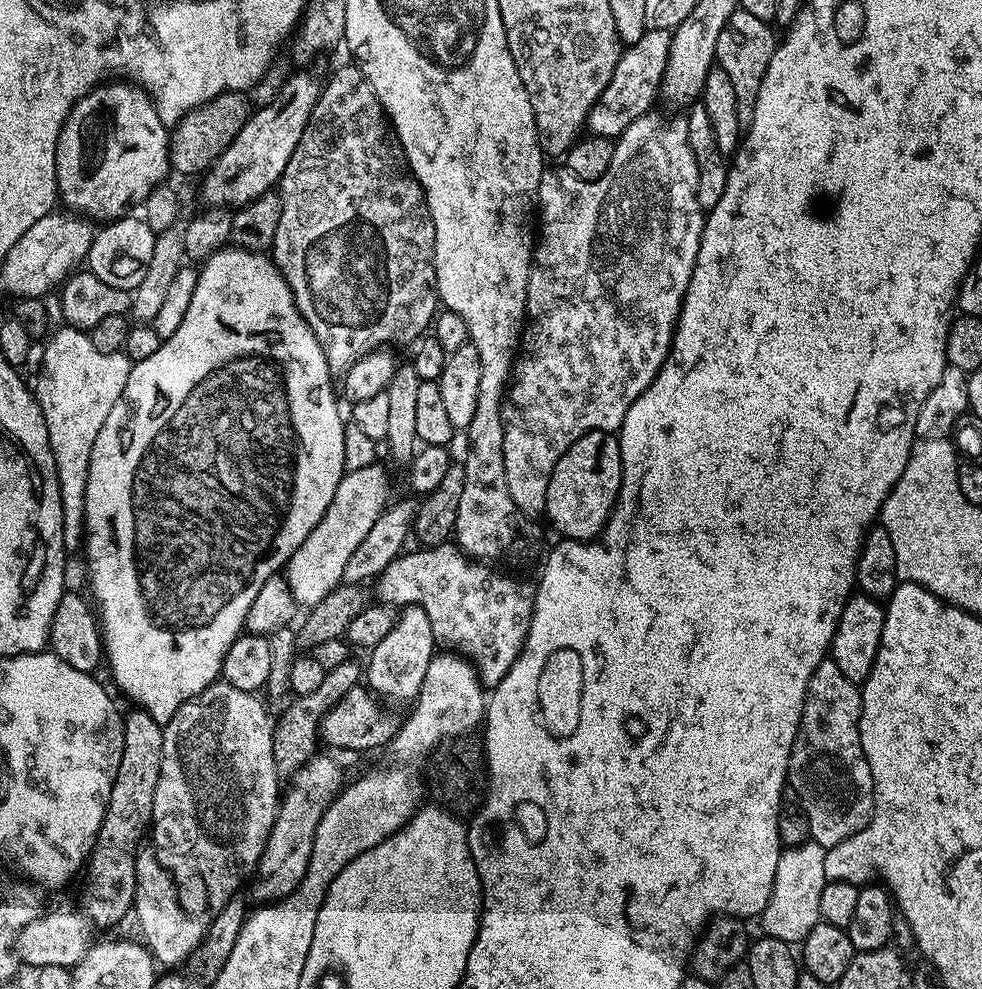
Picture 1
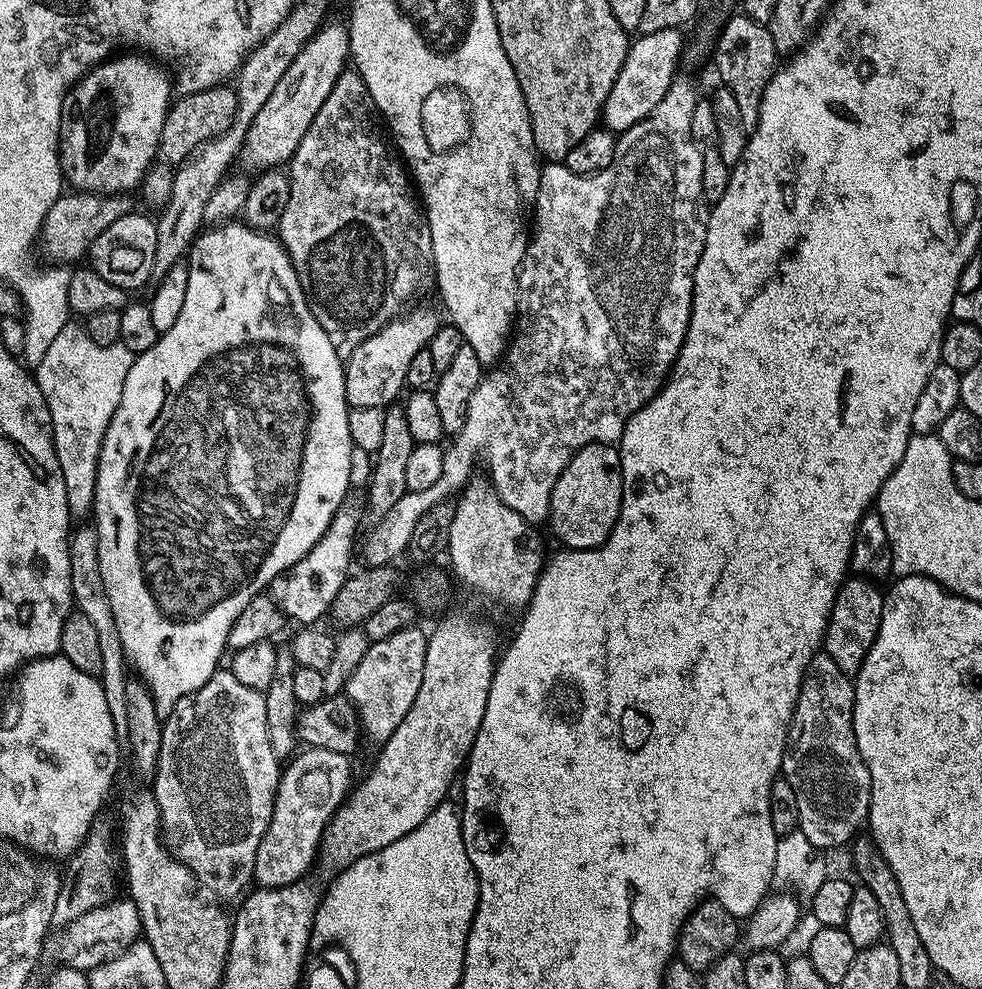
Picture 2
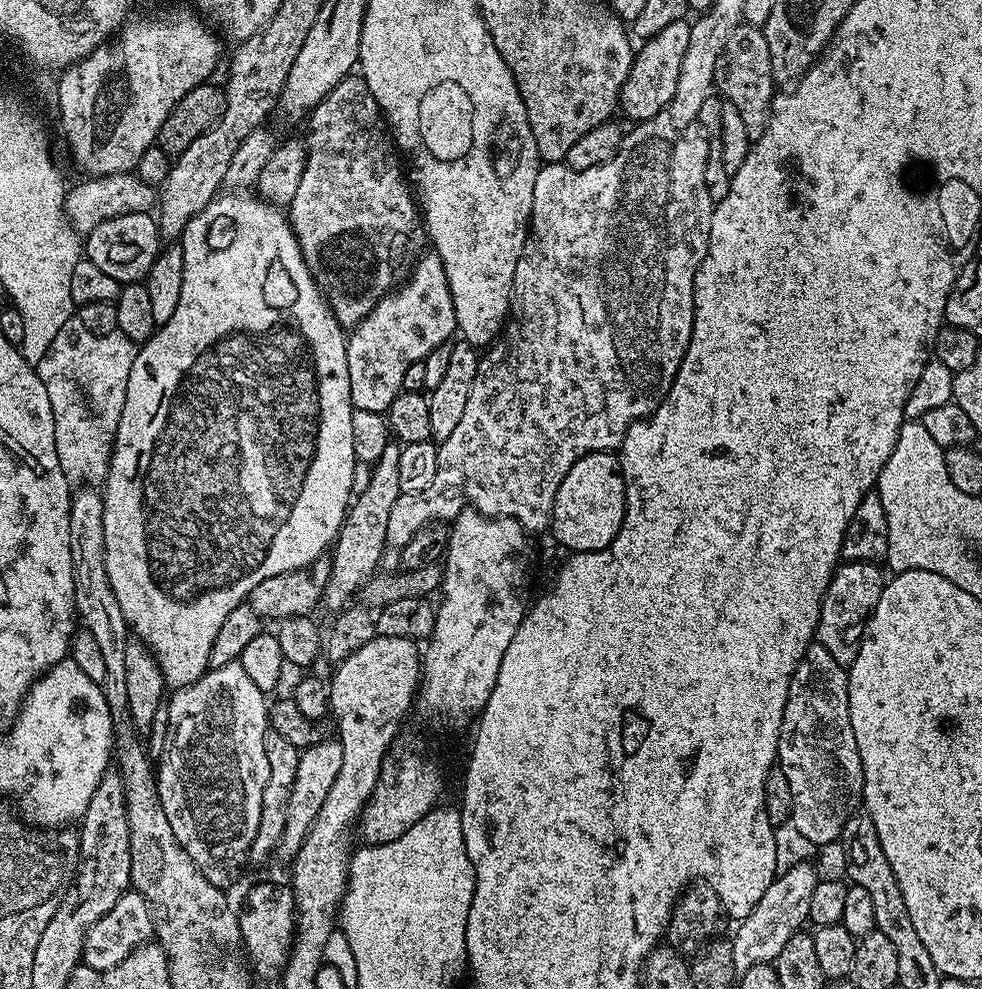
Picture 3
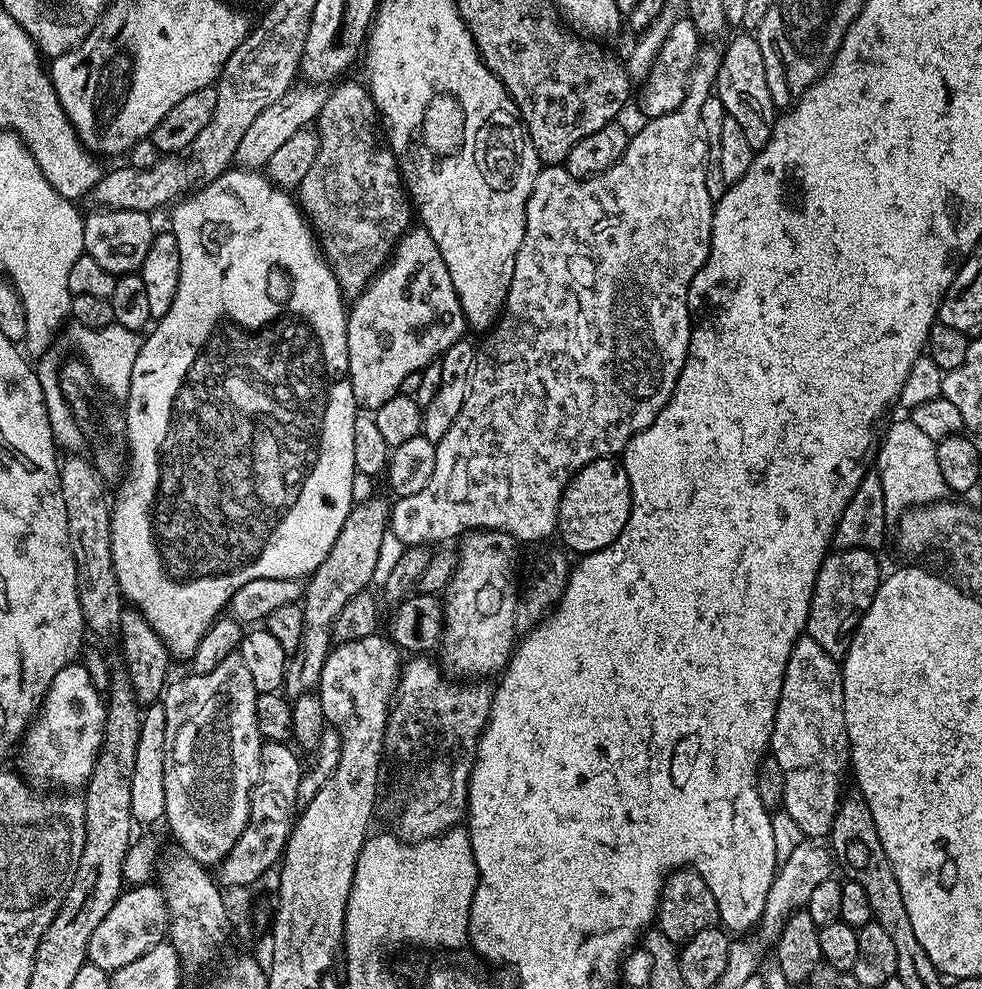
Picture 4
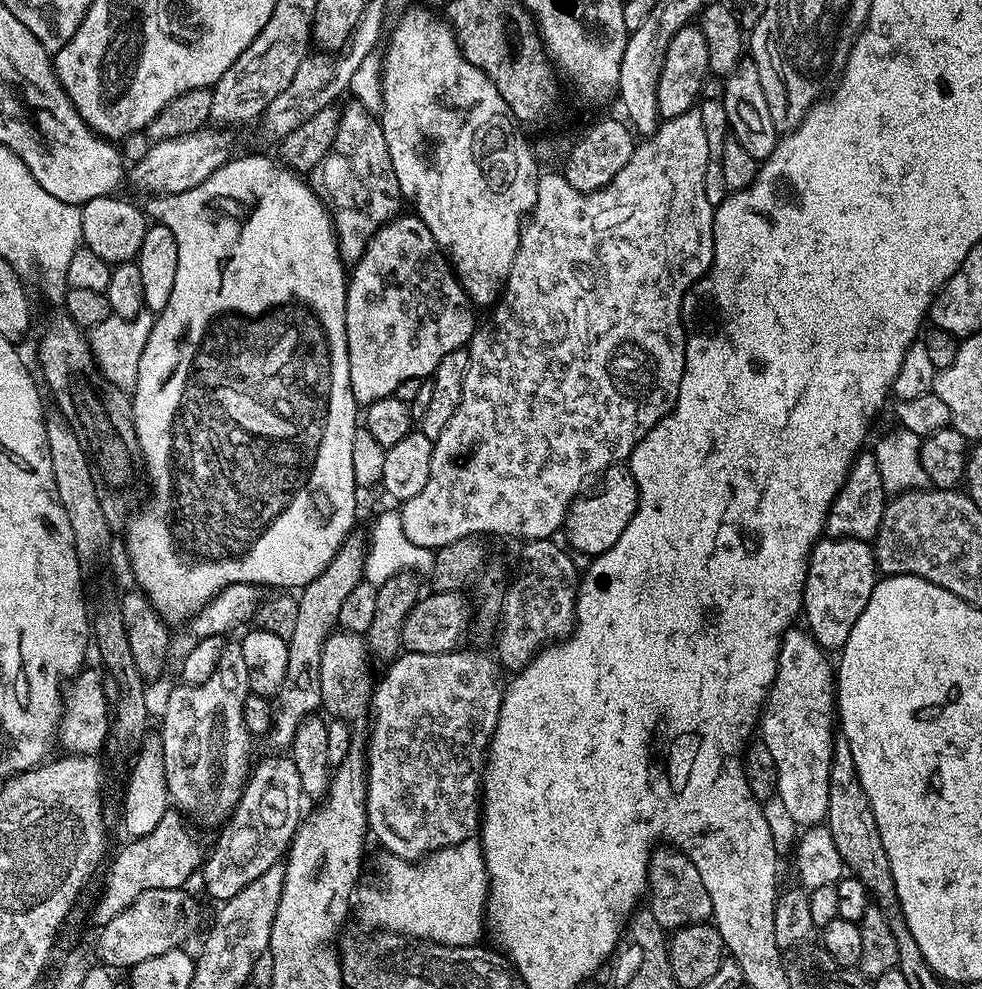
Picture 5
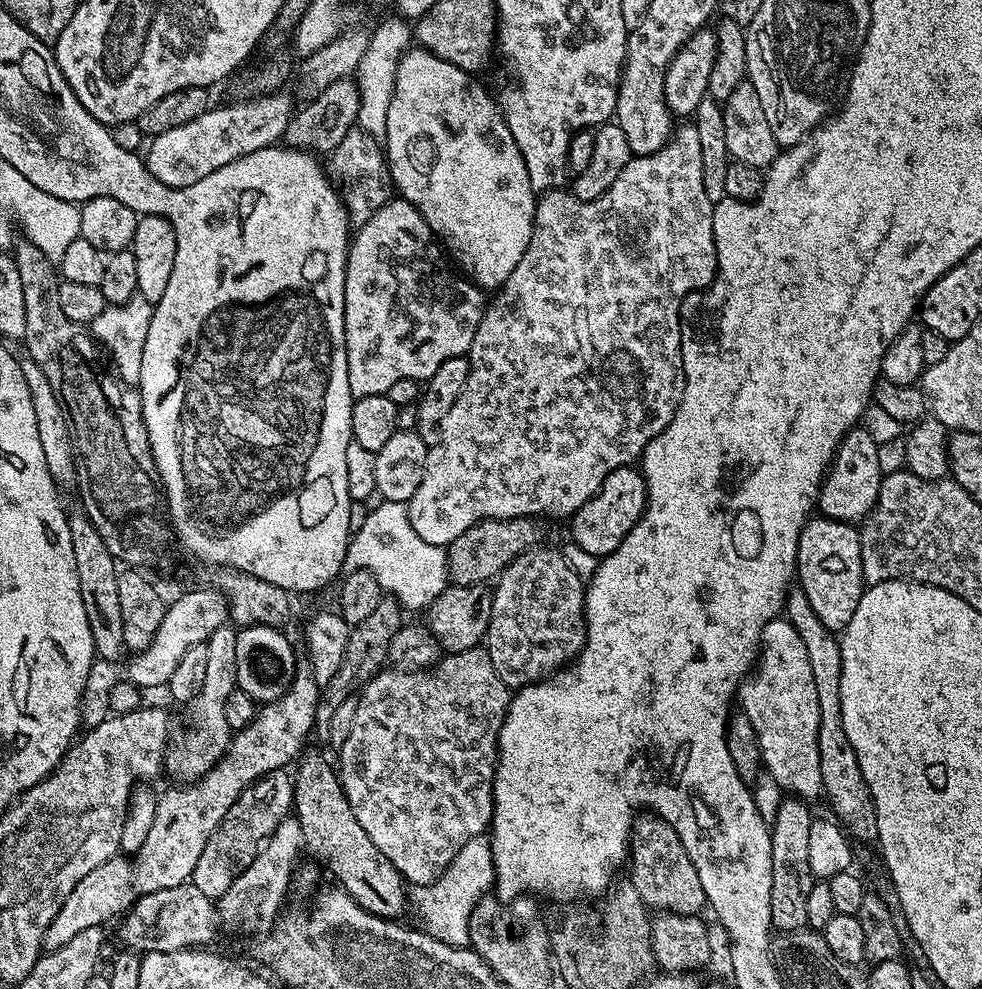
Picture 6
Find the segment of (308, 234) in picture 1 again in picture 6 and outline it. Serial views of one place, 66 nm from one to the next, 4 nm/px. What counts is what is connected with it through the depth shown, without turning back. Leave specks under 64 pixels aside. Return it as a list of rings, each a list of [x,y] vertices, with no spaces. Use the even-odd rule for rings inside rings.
[[[354,127],[338,142],[338,146],[327,157],[326,171],[333,184],[336,185],[344,209],[348,211],[348,219],[353,225],[365,224],[382,206],[386,206],[394,196],[392,175],[388,169],[388,157],[381,141]]]

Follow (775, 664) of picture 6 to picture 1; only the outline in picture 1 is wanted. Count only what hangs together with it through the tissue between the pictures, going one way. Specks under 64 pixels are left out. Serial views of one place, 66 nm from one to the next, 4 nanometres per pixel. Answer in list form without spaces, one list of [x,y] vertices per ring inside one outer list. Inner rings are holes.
[[[825,658],[818,666],[818,670],[814,670],[814,674],[810,678],[810,686],[806,690],[806,702],[802,706],[802,718],[798,726],[798,734],[792,743],[792,753],[790,754],[790,762],[788,763],[788,784],[794,791],[800,795],[798,808],[805,812],[806,820],[809,823],[809,837],[814,843],[821,844],[824,848],[829,849],[841,844],[846,838],[850,838],[854,834],[858,834],[870,822],[872,817],[872,807],[876,801],[874,795],[876,784],[872,780],[872,771],[866,762],[866,758],[862,754],[862,742],[860,741],[860,694],[861,689],[854,682],[850,682],[850,678],[842,675],[842,670],[838,670],[838,666],[830,658]]]

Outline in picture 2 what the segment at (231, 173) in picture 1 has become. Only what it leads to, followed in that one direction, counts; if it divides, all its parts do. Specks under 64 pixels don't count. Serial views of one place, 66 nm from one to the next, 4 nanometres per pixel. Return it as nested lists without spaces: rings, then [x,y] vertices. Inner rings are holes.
[[[347,23],[321,24],[310,42],[302,46],[298,58],[290,62],[286,74],[278,78],[278,86],[274,86],[270,98],[266,98],[262,110],[254,114],[254,122],[250,122],[244,139],[242,160],[255,170],[287,165],[294,150],[298,150],[298,142],[302,142],[306,130],[310,130],[310,122],[314,122],[318,110],[322,110],[322,102],[326,102],[330,90],[334,90],[334,82],[338,82],[340,75],[346,71],[349,56]]]

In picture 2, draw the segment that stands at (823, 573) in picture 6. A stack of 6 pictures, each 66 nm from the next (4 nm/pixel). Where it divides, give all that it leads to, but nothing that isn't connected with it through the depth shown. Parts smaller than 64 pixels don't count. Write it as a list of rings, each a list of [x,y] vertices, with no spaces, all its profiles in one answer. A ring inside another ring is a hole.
[[[848,578],[838,590],[834,598],[832,613],[824,631],[823,655],[828,656],[842,674],[855,677],[862,666],[874,638],[878,634],[878,626],[882,622],[885,593],[875,588],[868,578]]]

